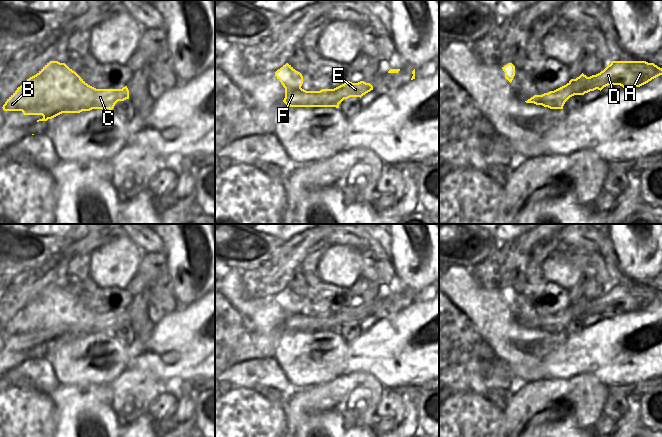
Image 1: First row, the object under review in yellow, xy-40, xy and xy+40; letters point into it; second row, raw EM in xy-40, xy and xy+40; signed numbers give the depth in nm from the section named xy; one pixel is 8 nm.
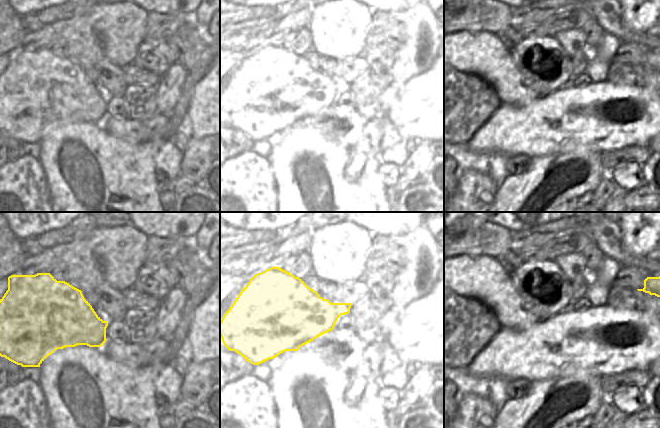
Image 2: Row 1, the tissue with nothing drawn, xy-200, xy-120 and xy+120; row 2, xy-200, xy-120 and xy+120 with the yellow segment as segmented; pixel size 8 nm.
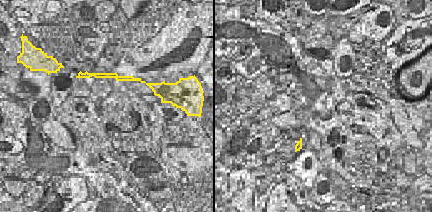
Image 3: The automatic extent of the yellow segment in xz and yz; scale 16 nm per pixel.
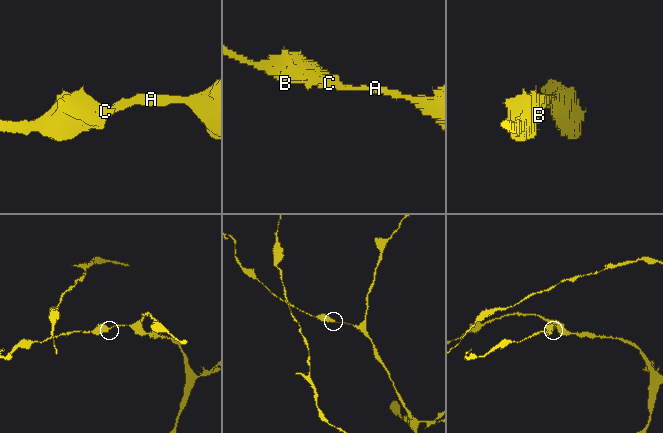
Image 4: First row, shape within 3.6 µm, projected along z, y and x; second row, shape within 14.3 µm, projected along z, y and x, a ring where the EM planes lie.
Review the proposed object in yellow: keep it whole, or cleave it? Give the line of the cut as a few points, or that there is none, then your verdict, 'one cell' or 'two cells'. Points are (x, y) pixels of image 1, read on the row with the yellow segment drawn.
cut none; one cell

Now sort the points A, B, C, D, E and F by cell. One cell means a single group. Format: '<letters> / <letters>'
A B C D E F

